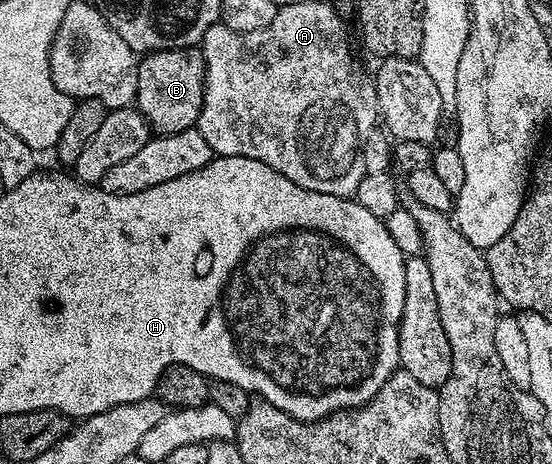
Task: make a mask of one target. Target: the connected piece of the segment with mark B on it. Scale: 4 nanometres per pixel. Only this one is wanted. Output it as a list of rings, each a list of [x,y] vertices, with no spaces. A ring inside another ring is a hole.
[[[190,47],[187,49],[156,49],[154,53],[146,53],[137,62],[137,95],[135,98],[136,108],[140,109],[141,113],[148,121],[150,130],[154,134],[164,135],[166,133],[178,133],[184,129],[194,128],[202,120],[203,110],[205,108],[205,54],[200,48]]]

